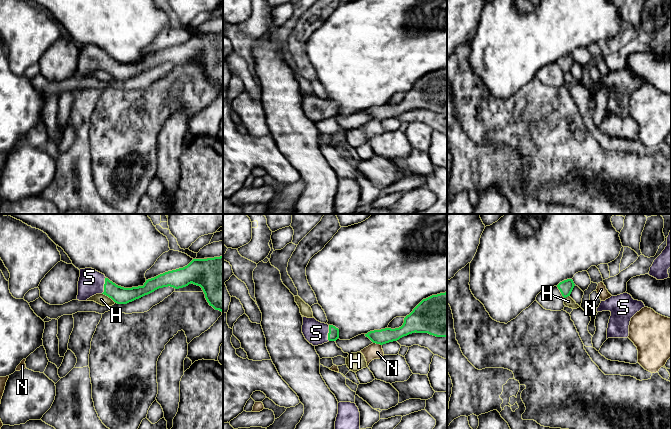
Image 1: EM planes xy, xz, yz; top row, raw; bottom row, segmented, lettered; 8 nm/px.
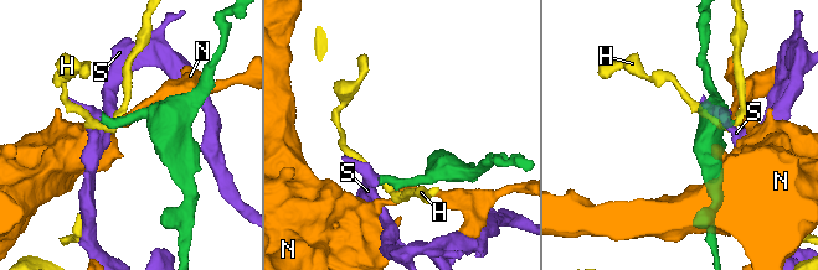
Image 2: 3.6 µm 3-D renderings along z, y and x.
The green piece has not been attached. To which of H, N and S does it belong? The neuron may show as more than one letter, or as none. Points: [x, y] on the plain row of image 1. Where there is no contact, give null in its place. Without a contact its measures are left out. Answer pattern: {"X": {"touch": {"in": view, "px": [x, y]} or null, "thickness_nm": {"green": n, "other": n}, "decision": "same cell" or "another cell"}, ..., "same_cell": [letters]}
{"H": {"touch": {"in": "xy", "px": [109, 73]}, "thickness_nm": {"green": 140, "other": 90}, "decision": "another cell"}, "N": {"touch": {"in": "xz", "px": [377, 119]}, "thickness_nm": {"green": 120, "other": 130}, "decision": "another cell"}, "S": {"touch": {"in": "xy", "px": [104, 61]}, "thickness_nm": {"green": 140, "other": 200}, "decision": "same cell"}, "same_cell": ["S"]}

